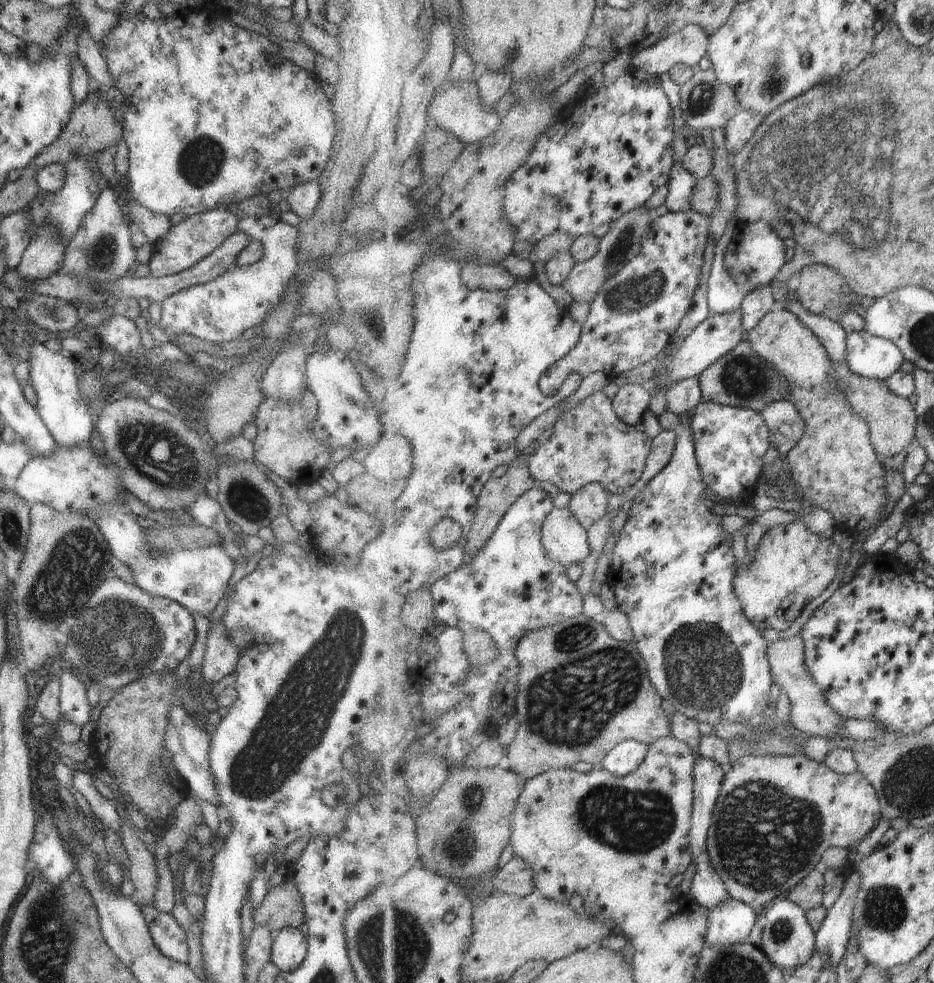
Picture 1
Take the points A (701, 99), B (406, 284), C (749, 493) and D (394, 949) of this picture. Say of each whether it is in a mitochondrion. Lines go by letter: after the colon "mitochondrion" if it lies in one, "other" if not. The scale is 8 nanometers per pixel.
A: mitochondrion
B: other
C: other
D: mitochondrion

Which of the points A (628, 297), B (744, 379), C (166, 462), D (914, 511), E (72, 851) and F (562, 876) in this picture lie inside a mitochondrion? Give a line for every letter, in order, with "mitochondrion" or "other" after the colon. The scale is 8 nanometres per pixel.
A: mitochondrion
B: mitochondrion
C: mitochondrion
D: other
E: other
F: other

